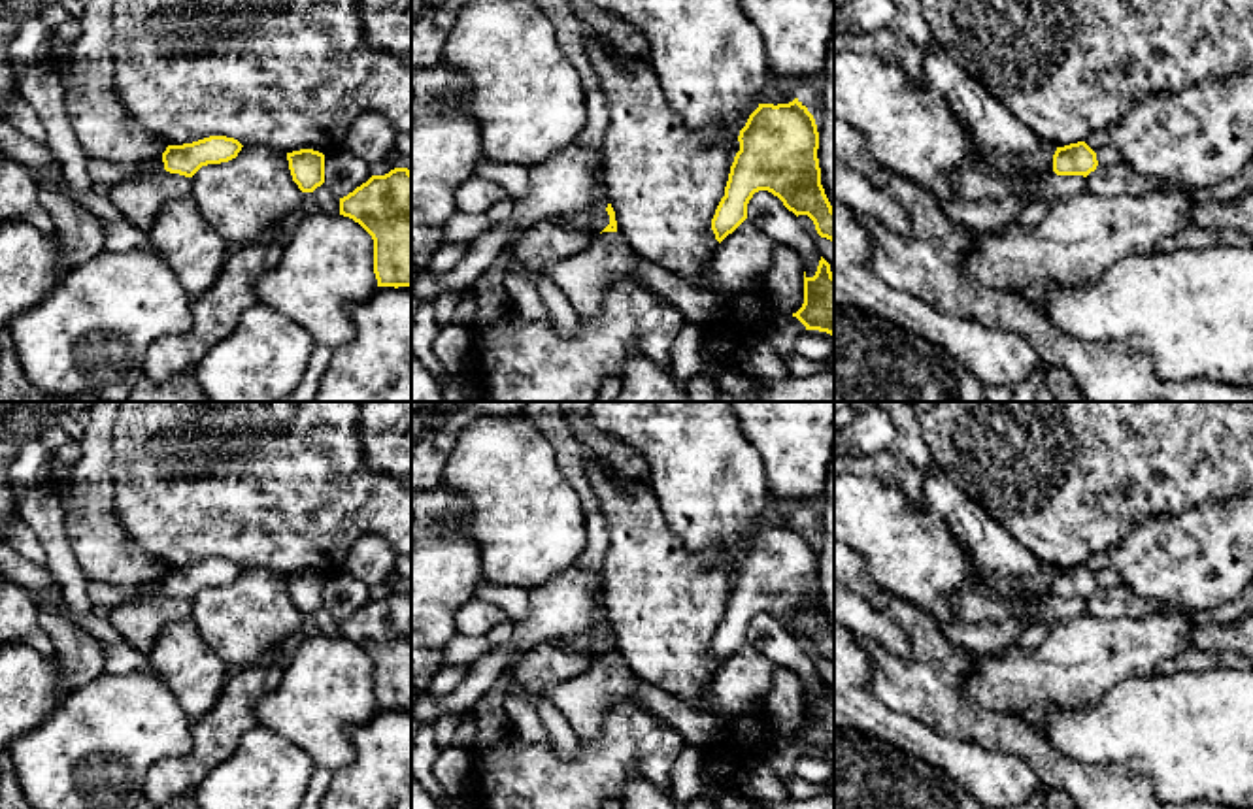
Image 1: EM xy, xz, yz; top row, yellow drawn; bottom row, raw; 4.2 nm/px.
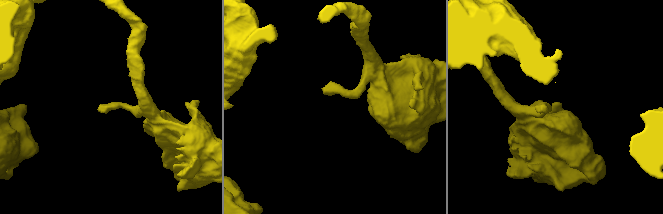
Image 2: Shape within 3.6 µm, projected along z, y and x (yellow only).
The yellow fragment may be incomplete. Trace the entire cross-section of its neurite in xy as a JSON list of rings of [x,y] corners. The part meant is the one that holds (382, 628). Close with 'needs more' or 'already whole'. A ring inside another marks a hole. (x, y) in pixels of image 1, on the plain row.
[[[411,594],[372,598],[340,620],[340,637],[372,658],[377,709],[411,709]]]; already whole

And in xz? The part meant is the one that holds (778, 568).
[[[798,520],[759,526],[738,564],[725,619],[711,641],[715,662],[721,666],[747,641],[755,615],[768,613],[796,639],[808,637],[821,660],[834,664],[834,632],[821,607],[817,581],[819,554],[808,530]]]; already whole

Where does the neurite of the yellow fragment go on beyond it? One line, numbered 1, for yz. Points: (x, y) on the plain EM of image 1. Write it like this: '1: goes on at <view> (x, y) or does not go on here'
1: does not go on here

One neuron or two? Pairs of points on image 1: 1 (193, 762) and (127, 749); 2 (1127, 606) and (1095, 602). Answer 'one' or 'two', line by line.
1: two
2: one

